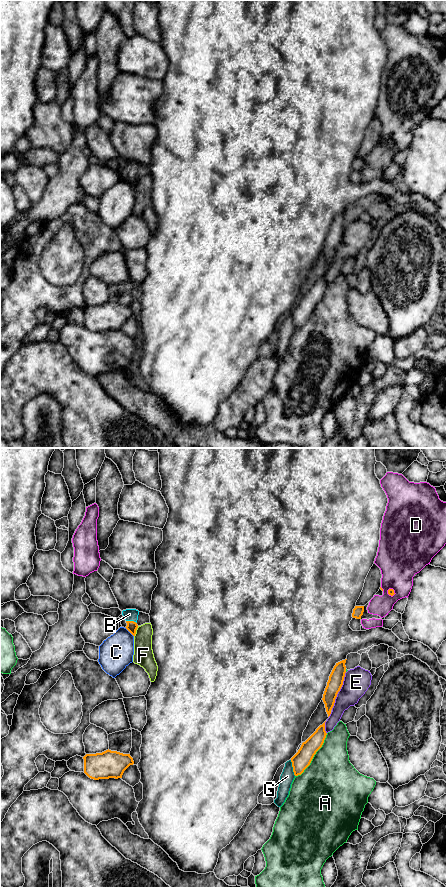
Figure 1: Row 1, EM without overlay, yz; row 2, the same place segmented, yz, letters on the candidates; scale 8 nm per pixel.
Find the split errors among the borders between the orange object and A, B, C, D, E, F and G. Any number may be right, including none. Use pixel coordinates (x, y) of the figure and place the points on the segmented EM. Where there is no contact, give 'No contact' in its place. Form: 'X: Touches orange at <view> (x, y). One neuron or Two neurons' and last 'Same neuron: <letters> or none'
A: Touches orange at yz (313, 756). Two neurons
B: Touches orange at yz (131, 621). One neuron
C: Touches orange at yz (129, 631). Two neurons
D: Touches orange at yz (392, 589). Two neurons
E: Touches orange at yz (339, 690). Two neurons
F: Touches orange at yz (135, 631). Two neurons
G: Touches orange at yz (293, 768). Two neurons
Same neuron: B

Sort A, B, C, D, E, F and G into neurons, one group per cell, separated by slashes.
A / B / C / D / E / F / G

